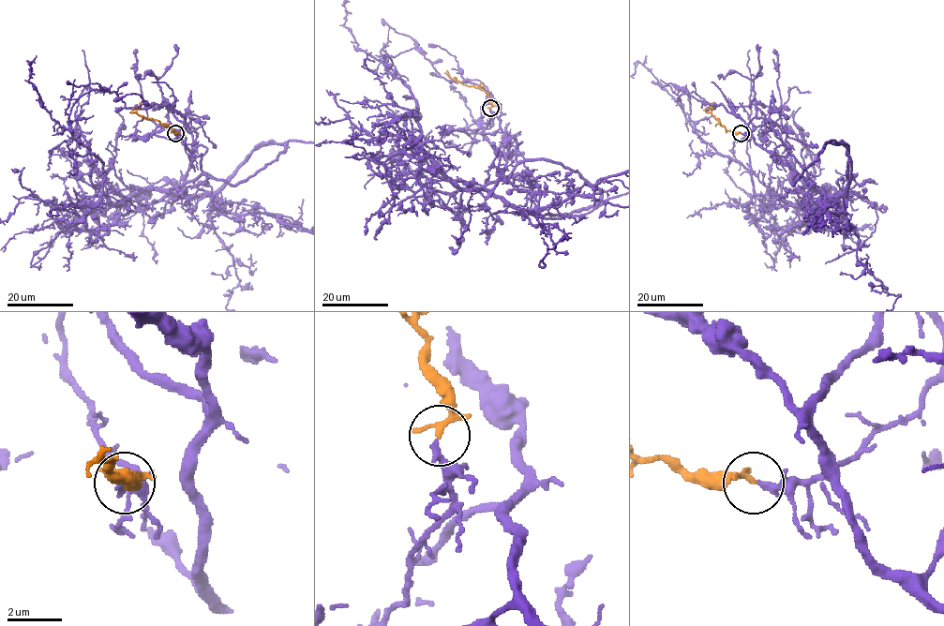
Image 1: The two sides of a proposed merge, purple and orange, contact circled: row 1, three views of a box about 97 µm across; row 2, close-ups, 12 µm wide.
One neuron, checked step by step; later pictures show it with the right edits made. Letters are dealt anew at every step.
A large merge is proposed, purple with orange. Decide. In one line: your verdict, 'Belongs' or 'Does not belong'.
Belongs

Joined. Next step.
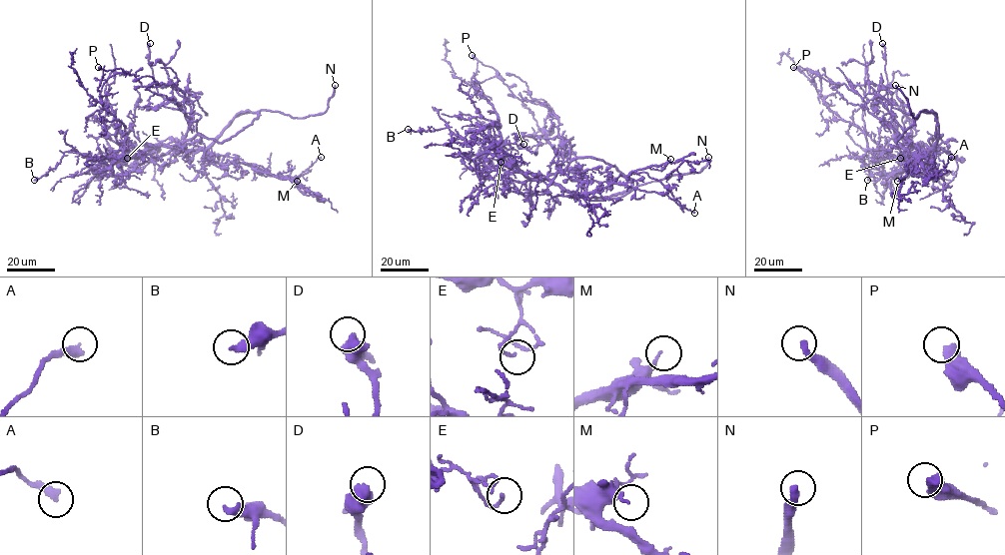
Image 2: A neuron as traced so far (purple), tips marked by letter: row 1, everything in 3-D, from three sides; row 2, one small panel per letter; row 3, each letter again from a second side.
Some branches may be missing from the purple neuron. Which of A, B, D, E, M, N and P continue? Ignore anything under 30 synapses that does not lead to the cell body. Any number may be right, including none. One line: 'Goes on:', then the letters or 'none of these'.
Goes on: N

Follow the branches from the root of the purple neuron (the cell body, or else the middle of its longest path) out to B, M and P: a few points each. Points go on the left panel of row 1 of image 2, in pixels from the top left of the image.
B: (157, 146), (137, 157), (120, 150), (92, 161), (74, 150), (66, 151), (54, 168), (34, 180)
M: (157, 146), (193, 144), (211, 156), (238, 157), (246, 164), (252, 164), (259, 171), (297, 181)
P: (157, 146), (139, 157), (125, 148), (125, 127), (103, 108), (100, 96), (103, 83), (122, 70), (98, 67)

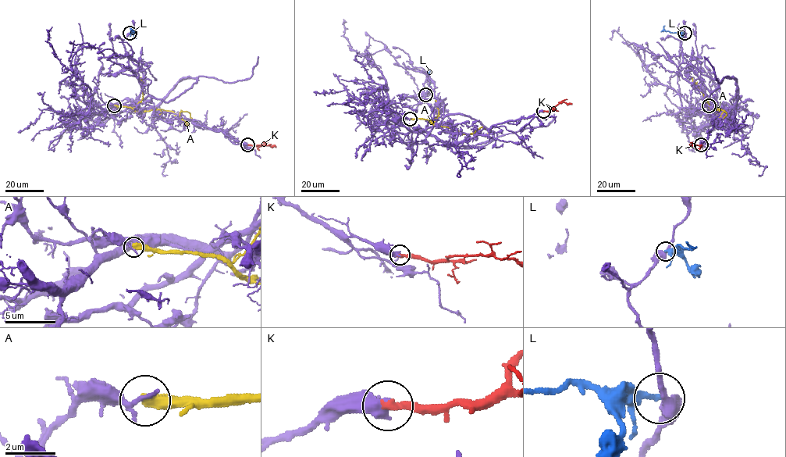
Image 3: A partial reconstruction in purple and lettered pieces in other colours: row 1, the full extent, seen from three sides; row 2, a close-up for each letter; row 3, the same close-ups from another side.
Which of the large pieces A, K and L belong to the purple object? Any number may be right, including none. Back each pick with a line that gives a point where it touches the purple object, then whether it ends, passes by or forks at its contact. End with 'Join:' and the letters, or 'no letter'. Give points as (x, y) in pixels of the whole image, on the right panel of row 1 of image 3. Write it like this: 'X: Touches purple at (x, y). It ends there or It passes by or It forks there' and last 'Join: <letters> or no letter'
K: Touches purple at (701, 144). It ends there
Join: K

